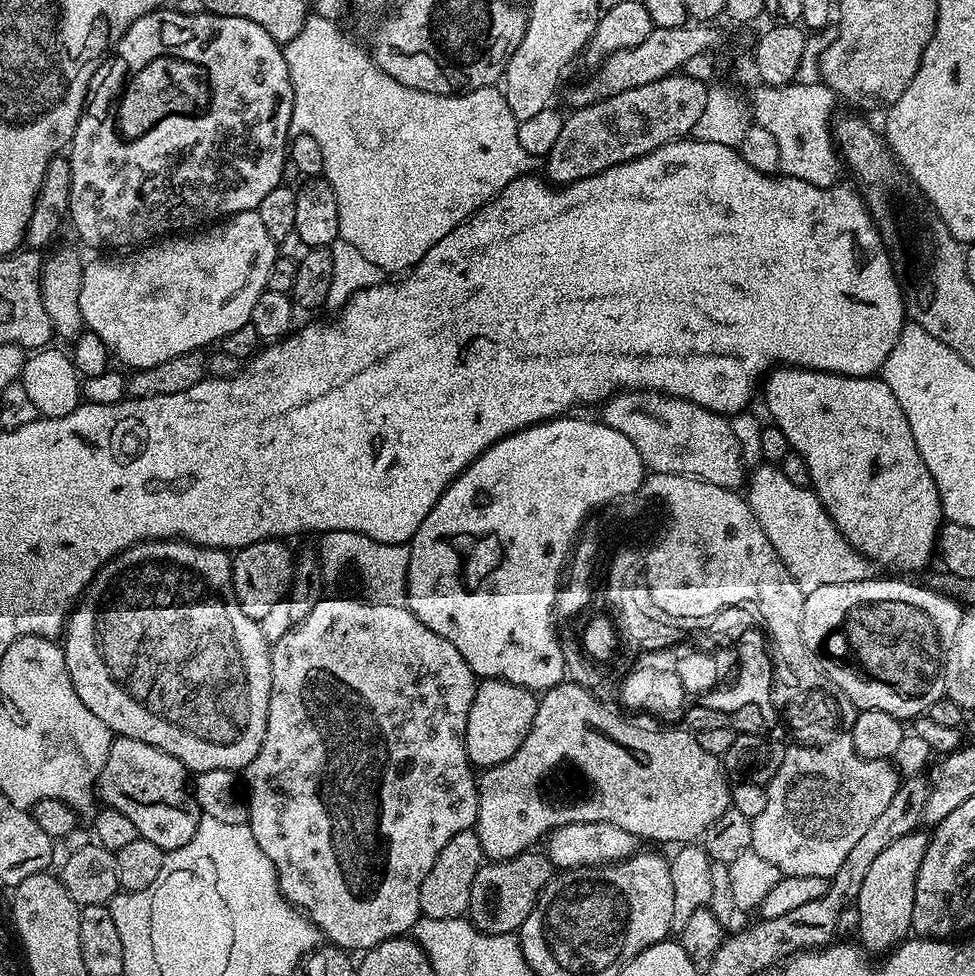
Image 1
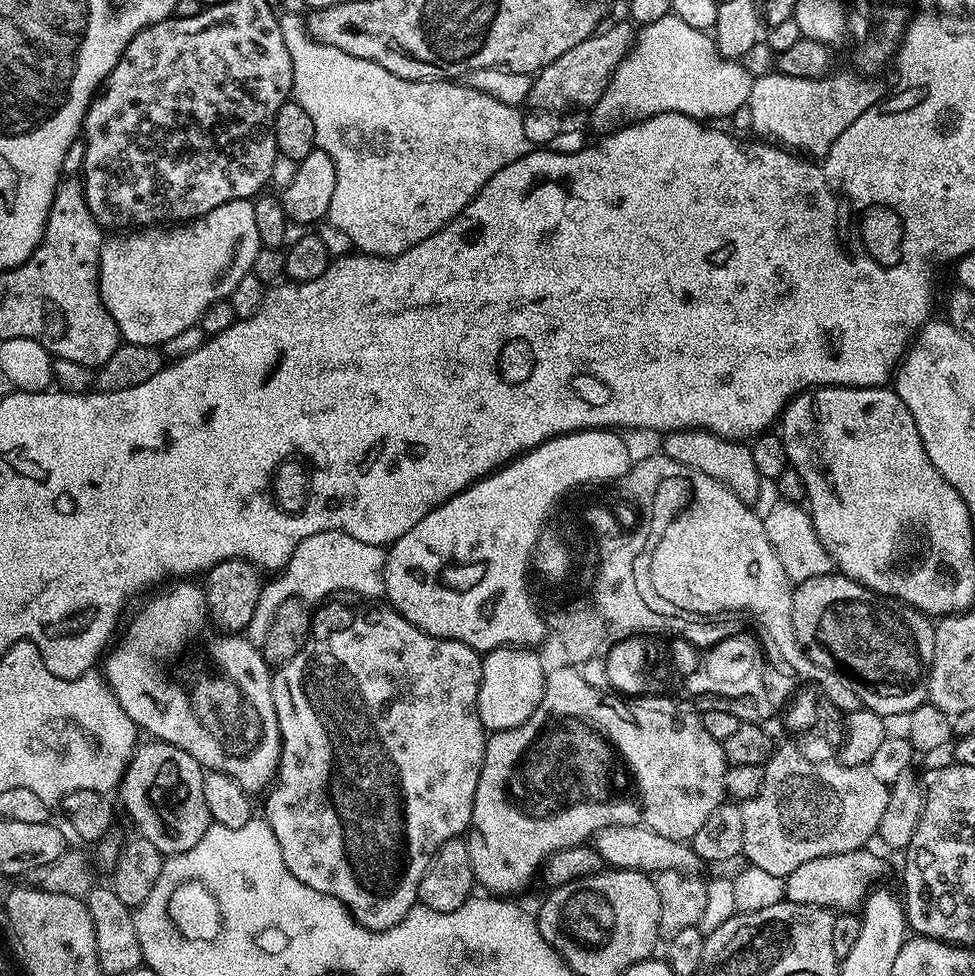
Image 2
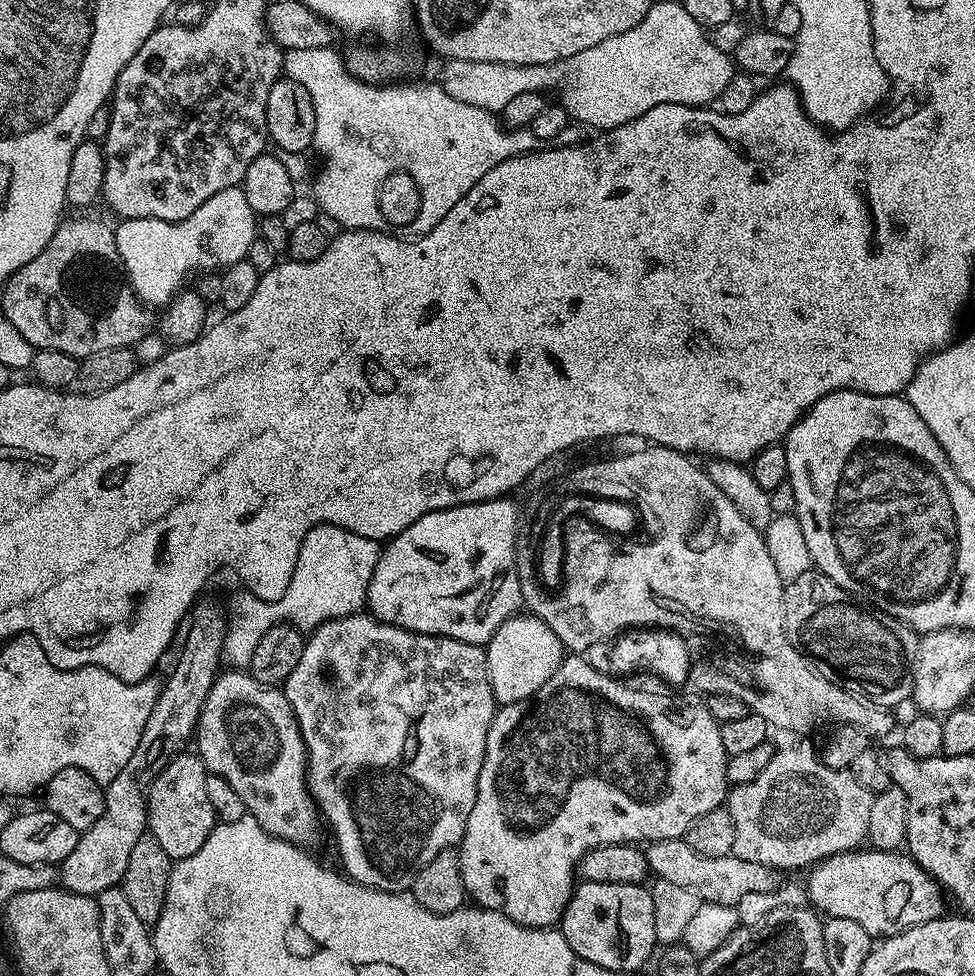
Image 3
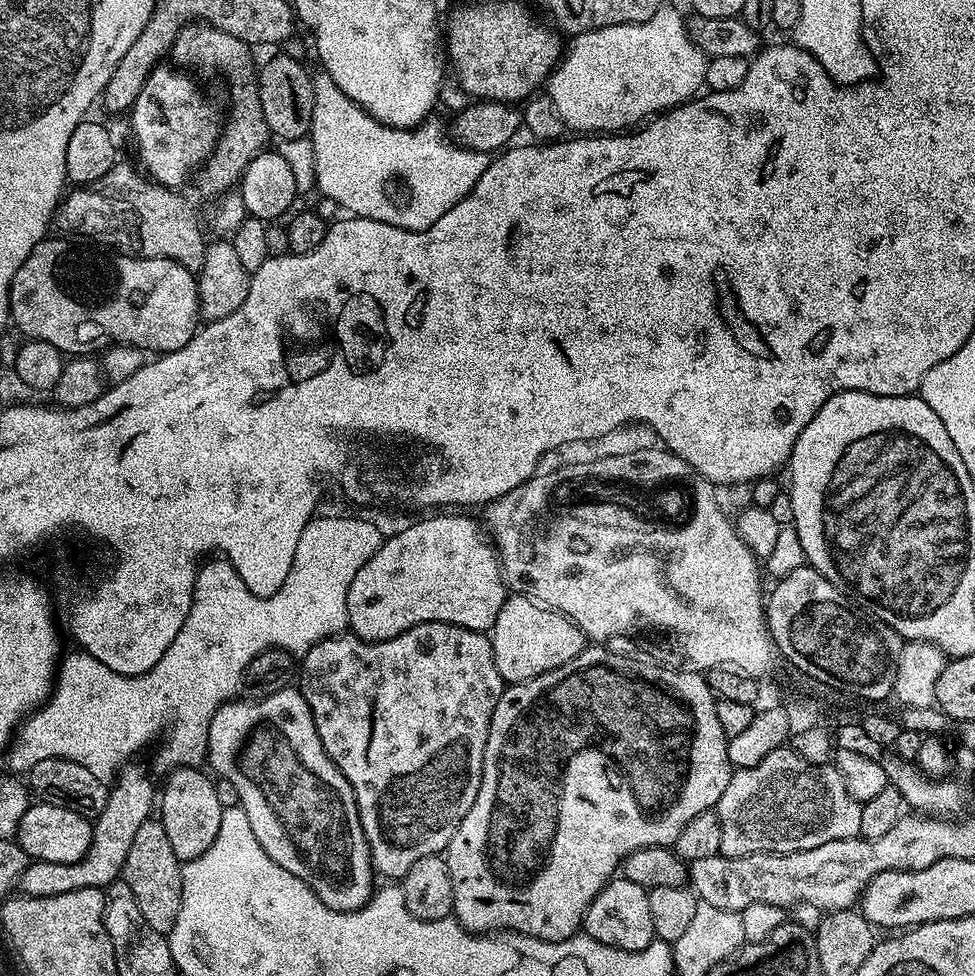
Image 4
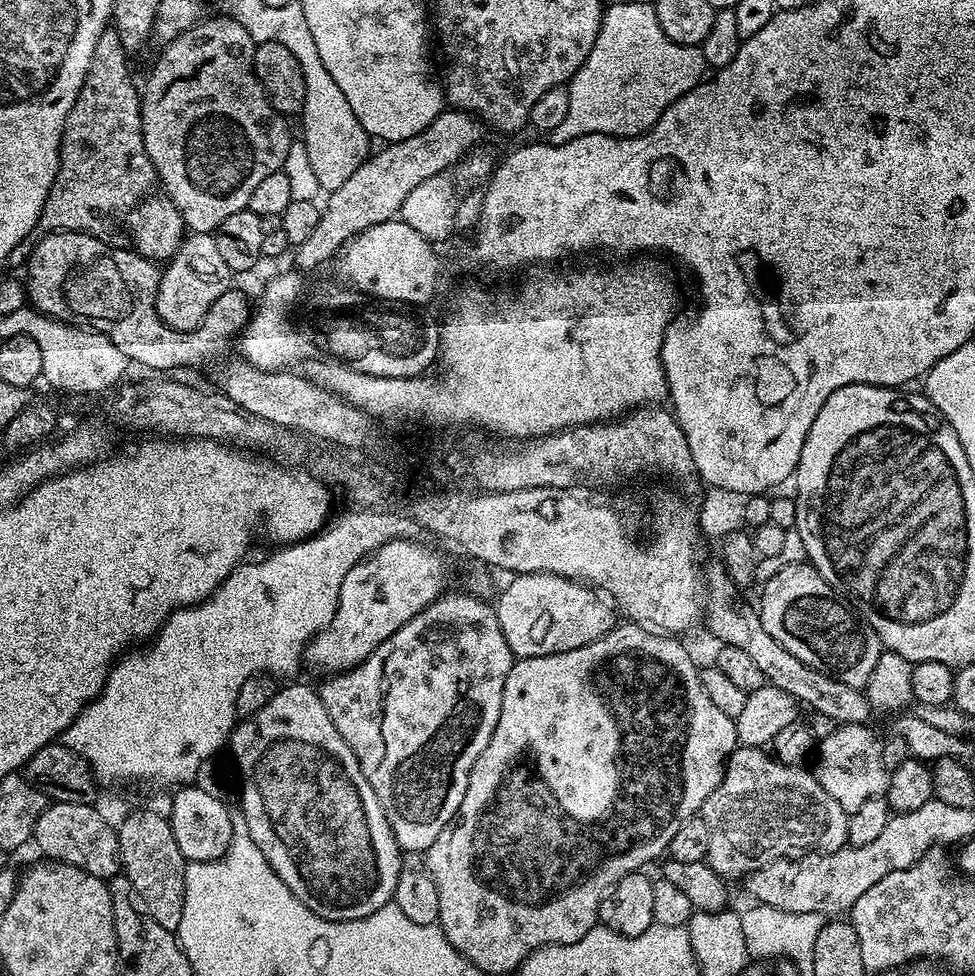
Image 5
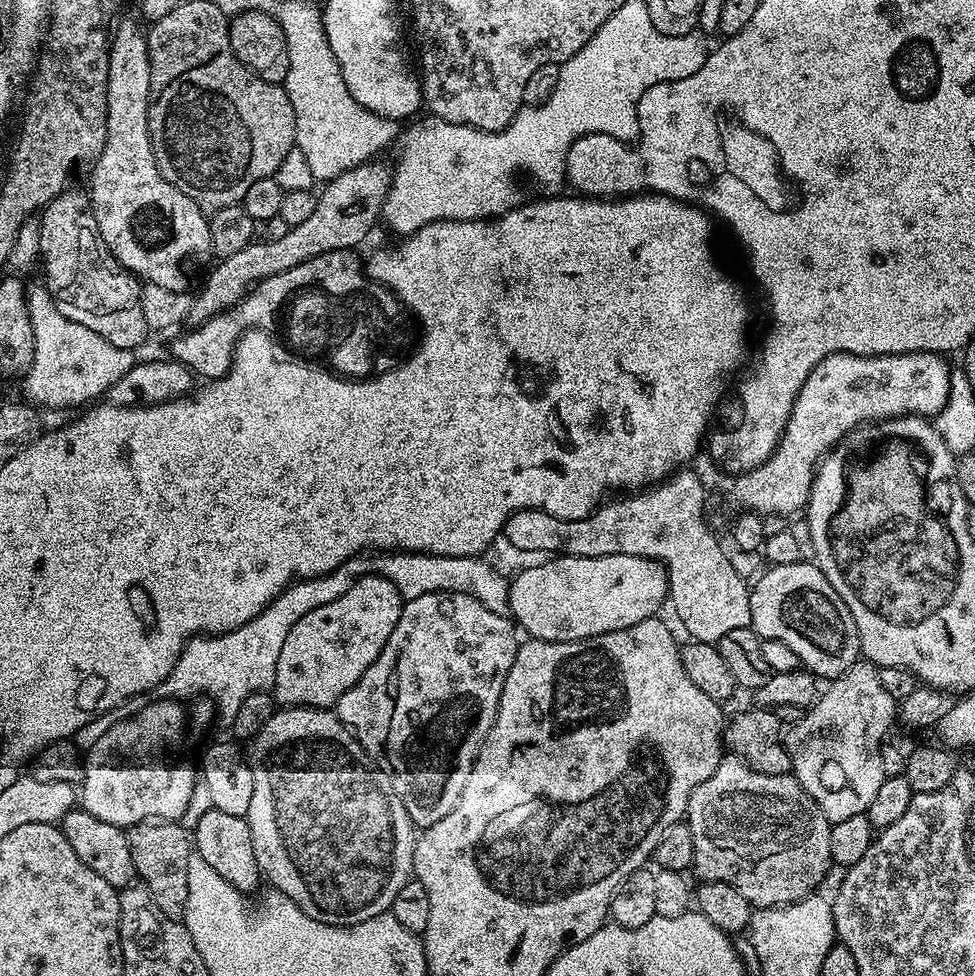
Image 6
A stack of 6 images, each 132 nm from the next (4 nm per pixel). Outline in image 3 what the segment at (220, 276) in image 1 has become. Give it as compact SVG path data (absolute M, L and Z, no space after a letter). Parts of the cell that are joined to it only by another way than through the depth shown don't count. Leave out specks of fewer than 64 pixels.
M240 186L218 190L214 198L206 198L185 220L134 218L120 220L117 225L114 231L122 271L136 299L145 305L167 305L195 272L219 273L234 267L247 257L250 246L258 239L257 214L246 202Z

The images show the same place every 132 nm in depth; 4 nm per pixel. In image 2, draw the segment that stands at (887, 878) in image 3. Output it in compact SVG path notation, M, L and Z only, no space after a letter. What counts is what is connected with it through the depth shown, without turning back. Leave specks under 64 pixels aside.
M863 847L846 854L830 854L826 858L810 858L810 862L802 862L802 866L797 866L791 874L784 877L784 899L795 904L818 906L819 908L833 910L859 909L868 893L872 891L874 885L879 881L876 879L884 872L883 862L874 853L868 851L867 847Z

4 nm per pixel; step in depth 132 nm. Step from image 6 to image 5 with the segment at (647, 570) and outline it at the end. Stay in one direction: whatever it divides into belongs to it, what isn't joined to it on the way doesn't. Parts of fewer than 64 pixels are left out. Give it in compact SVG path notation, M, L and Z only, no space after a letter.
M525 572L513 575L509 580L512 581L505 586L494 607L513 657L525 660L578 650L578 646L602 638L614 627L611 610L583 582L555 576L552 572Z

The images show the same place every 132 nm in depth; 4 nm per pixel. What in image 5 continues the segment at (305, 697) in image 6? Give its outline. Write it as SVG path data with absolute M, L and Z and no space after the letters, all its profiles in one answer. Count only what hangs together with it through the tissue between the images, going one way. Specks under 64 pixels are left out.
M416 538L392 540L363 559L346 574L338 610L331 623L313 636L304 650L304 664L316 672L339 674L358 667L386 638L390 638L414 614L430 606L445 591L444 560Z

